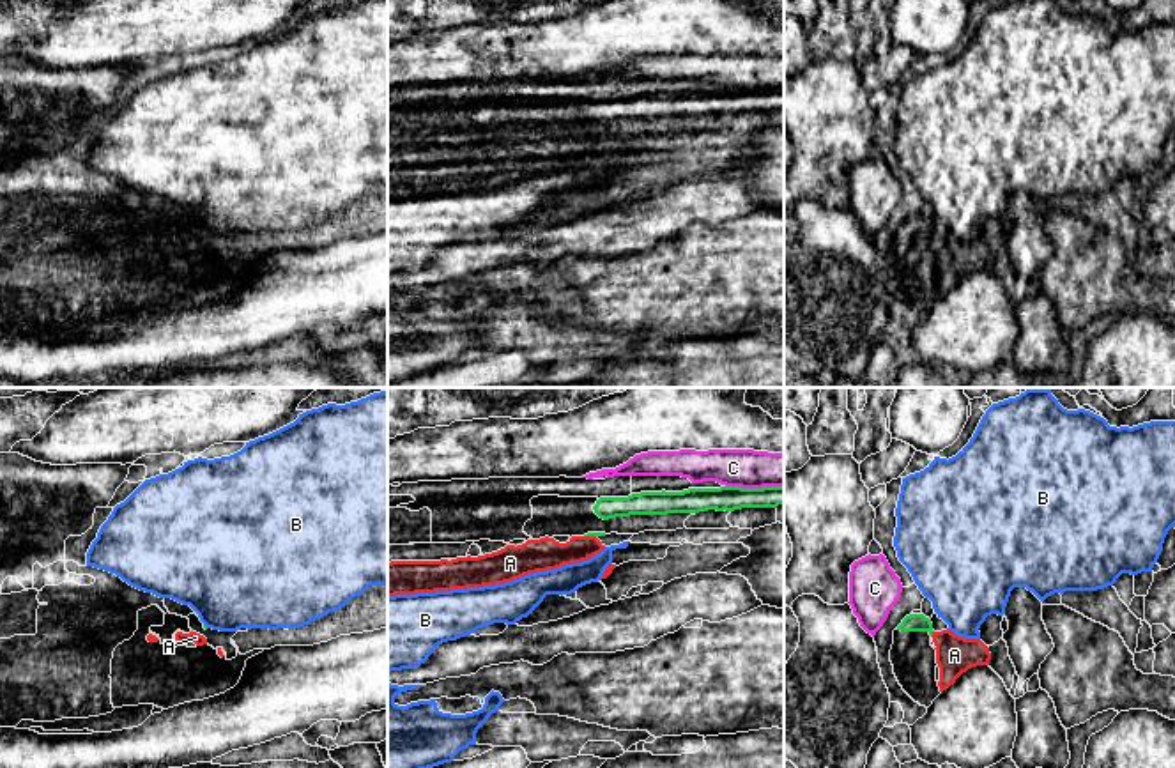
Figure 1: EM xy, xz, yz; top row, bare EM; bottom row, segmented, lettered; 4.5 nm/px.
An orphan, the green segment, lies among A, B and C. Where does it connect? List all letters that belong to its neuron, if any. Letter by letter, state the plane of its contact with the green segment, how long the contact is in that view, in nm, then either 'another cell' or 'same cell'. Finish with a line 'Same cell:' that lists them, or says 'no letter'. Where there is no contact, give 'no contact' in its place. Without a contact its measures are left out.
A: yz | 30 nm | same cell
B: no contact | another cell
C: xz | 260 nm | another cell
Same cell: A

